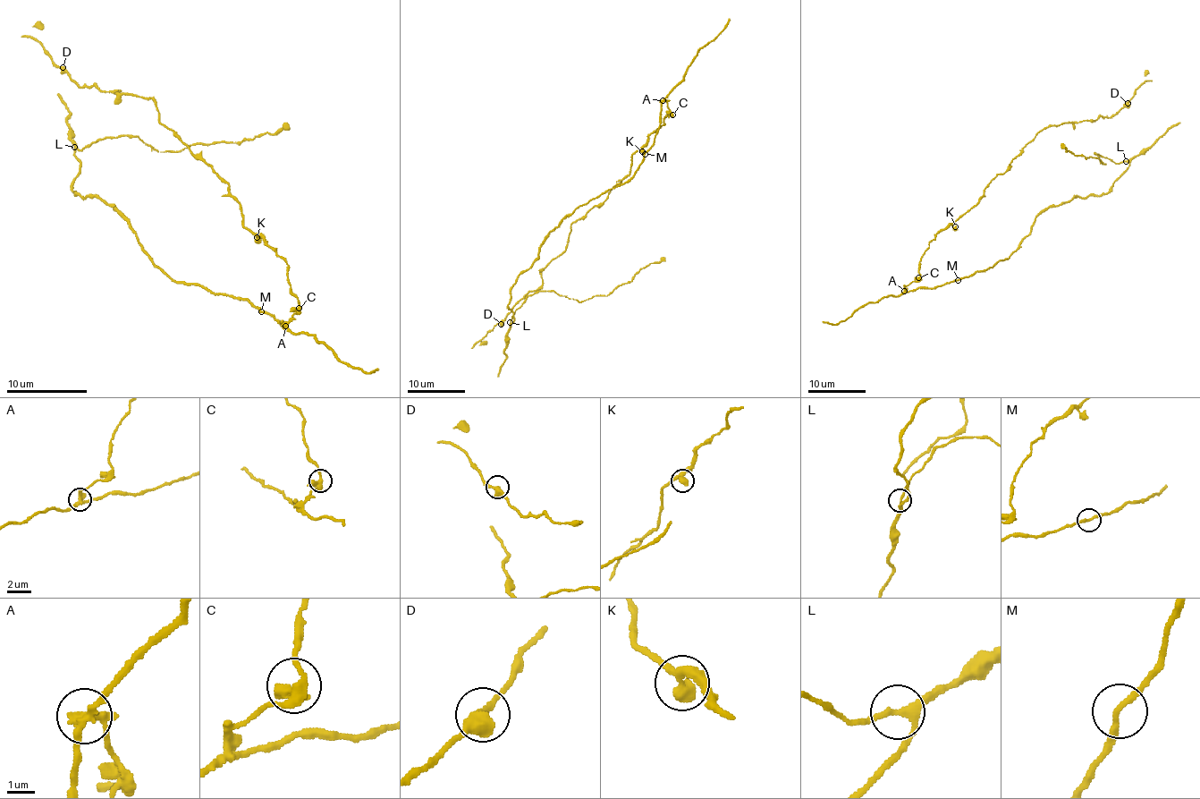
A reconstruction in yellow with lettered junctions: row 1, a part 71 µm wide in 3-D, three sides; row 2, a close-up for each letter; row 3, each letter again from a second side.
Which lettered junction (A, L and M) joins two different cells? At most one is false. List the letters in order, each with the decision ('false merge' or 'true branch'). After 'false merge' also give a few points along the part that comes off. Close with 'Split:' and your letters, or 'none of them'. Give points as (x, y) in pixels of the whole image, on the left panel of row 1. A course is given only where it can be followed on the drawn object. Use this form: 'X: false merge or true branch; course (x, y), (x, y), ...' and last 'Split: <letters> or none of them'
A: false merge; course (285, 326), (299, 306), (287, 263), (243, 225), (229, 185), (153, 99), (79, 85), (30, 35), (43, 25)
L: true branch
M: true branch
Split: A

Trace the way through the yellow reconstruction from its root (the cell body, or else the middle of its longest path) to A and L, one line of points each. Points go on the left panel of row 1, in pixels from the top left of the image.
A: (259, 310), (285, 326)
L: (259, 310), (247, 300), (171, 279), (109, 203), (74, 193), (72, 182), (80, 165), (74, 147)

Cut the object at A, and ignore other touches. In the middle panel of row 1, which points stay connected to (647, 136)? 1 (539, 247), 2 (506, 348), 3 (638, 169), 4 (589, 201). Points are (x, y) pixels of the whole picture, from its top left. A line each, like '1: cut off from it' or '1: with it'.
1: cut off from it
2: cut off from it
3: cut off from it
4: cut off from it

